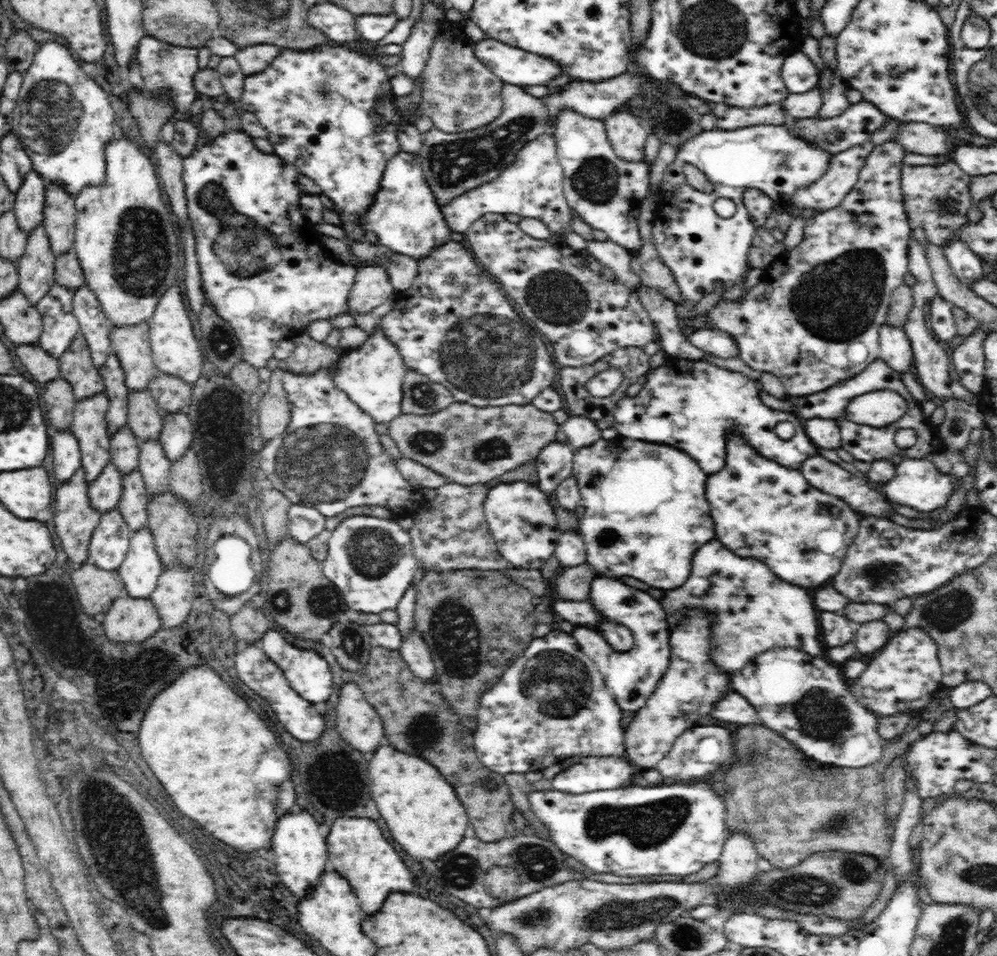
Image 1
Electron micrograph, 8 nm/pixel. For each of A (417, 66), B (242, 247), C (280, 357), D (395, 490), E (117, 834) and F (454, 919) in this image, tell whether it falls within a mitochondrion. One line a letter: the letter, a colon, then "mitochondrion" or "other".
A: other
B: mitochondrion
C: other
D: other
E: mitochondrion
F: other

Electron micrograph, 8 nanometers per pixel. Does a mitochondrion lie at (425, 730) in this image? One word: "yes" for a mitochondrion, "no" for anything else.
yes

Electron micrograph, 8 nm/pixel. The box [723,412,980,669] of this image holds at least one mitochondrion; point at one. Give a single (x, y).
(948, 611)

